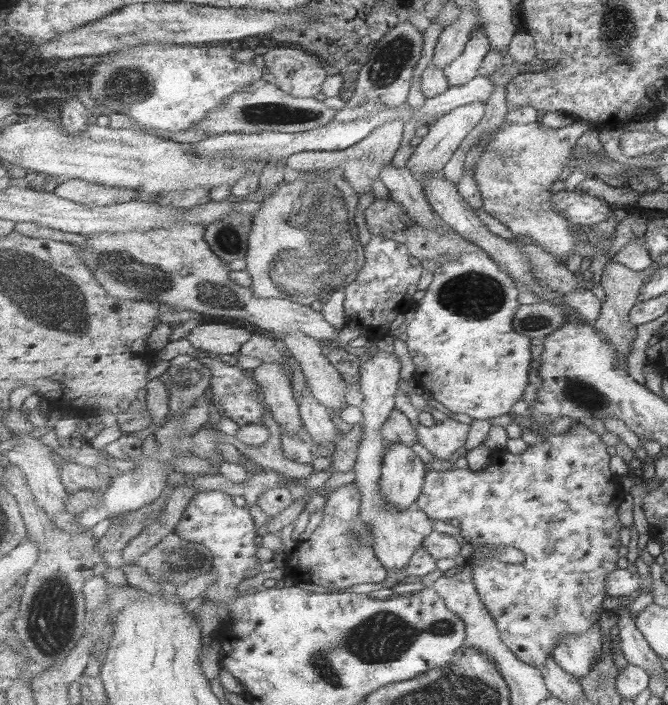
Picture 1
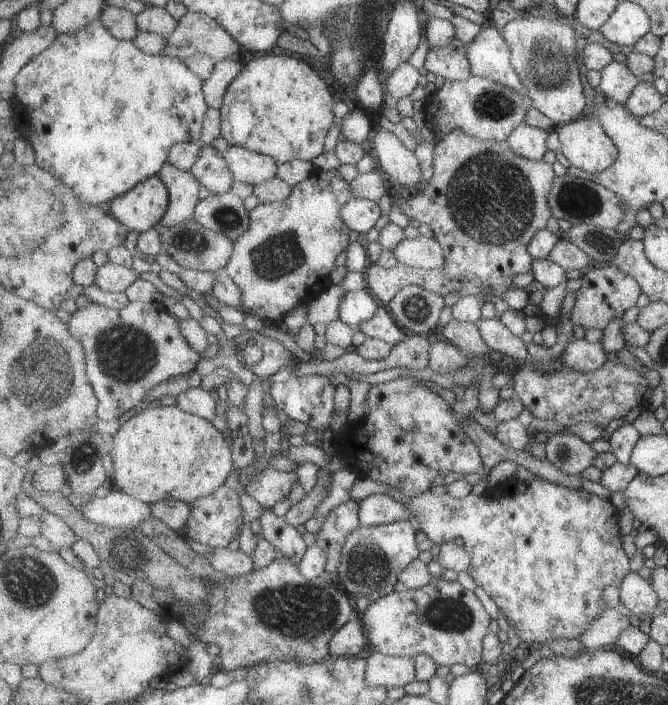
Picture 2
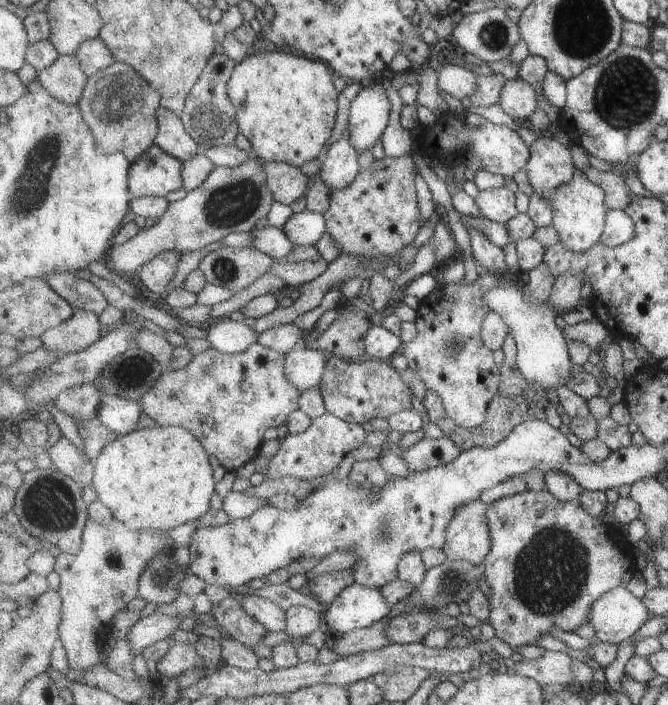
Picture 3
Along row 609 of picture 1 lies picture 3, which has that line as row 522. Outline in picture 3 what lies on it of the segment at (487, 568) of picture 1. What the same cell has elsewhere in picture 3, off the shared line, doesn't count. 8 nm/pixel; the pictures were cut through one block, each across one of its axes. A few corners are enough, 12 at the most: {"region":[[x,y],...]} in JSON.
{"region":[[580,502],[490,504],[488,621],[515,651],[637,574]]}

